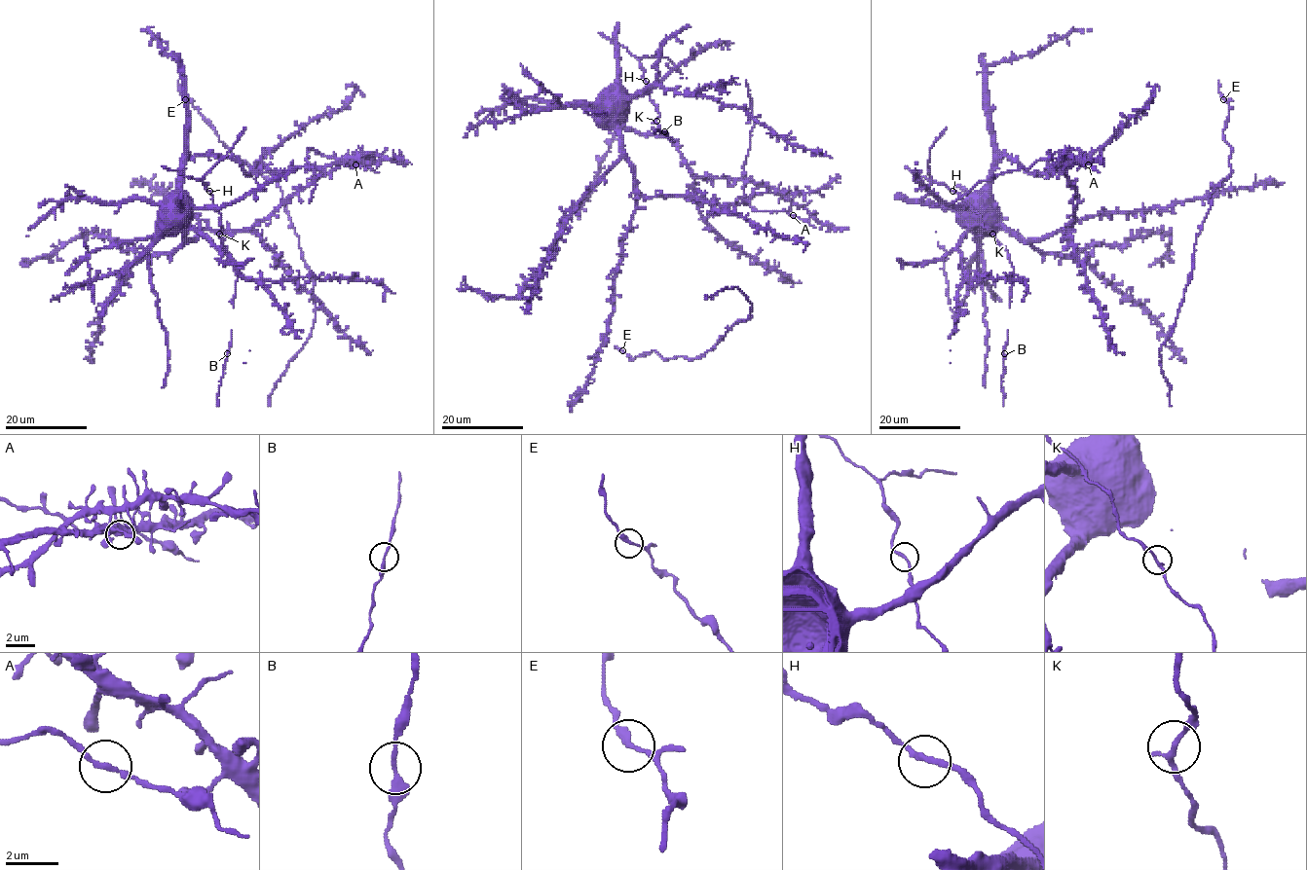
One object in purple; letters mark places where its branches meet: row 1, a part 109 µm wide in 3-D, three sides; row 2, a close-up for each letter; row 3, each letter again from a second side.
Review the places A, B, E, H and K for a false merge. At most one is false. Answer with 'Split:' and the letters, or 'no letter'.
Split: no letter

